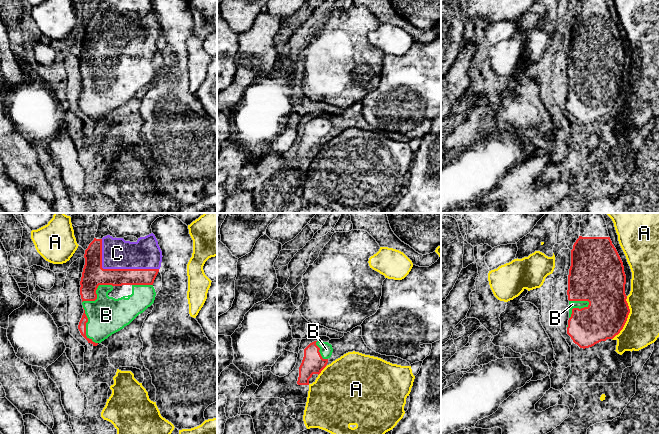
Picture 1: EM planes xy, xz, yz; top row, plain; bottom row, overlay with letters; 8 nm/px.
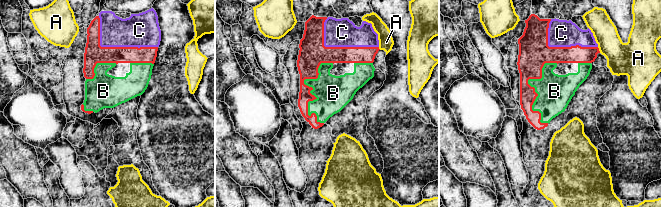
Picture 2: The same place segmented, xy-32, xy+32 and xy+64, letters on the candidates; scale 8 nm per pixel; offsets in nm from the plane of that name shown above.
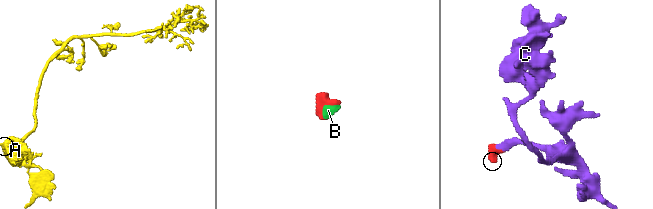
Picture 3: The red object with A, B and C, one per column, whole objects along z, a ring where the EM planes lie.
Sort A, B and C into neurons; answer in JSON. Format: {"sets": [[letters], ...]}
{"sets": [["A"], ["B", "C"]]}

